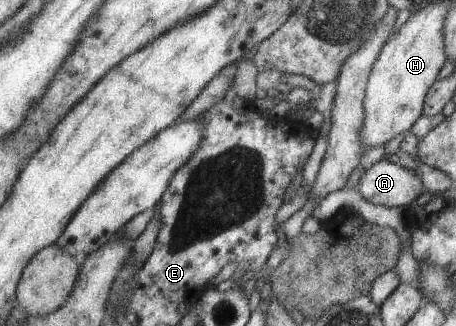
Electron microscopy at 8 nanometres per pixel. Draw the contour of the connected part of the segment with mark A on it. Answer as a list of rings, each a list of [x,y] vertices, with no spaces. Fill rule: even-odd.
[[[383,158],[363,170],[358,184],[364,200],[385,207],[409,208],[409,204],[425,192],[415,172]]]

